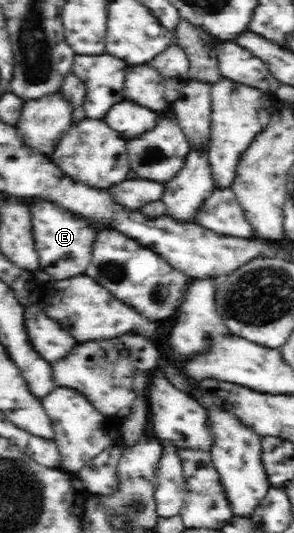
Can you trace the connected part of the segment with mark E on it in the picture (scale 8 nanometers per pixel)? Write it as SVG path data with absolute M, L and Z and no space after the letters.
M33 203L29 207L33 246L40 256L40 269L51 275L52 279L69 279L85 274L93 255L93 241L98 234L95 228L89 227L89 221L56 203Z

